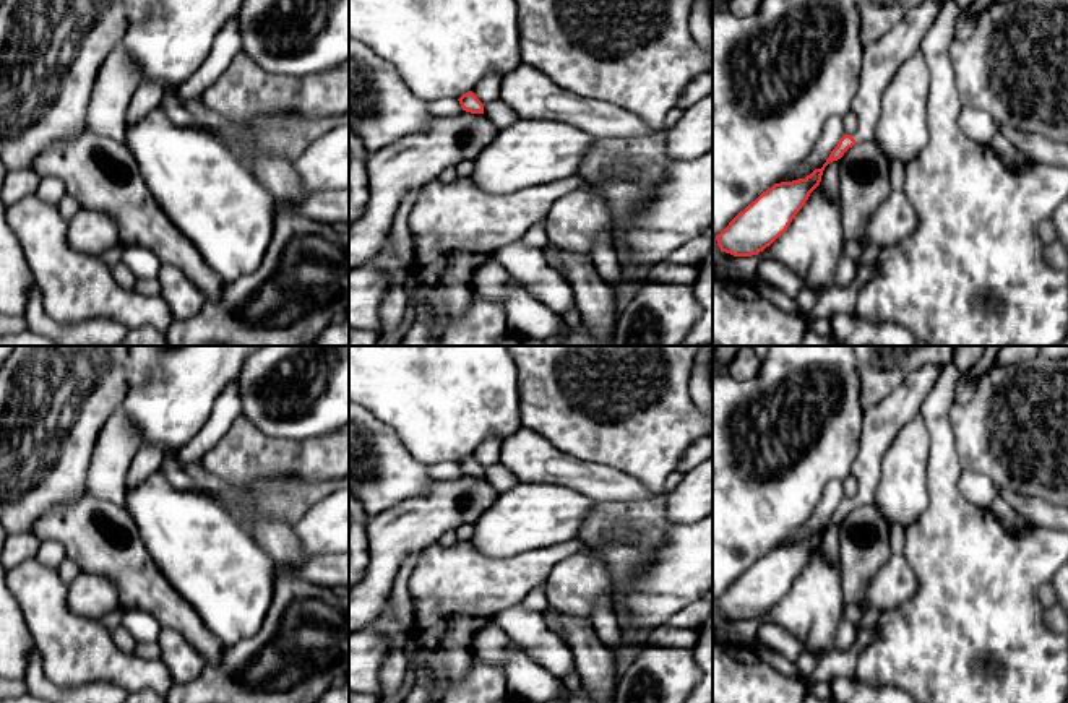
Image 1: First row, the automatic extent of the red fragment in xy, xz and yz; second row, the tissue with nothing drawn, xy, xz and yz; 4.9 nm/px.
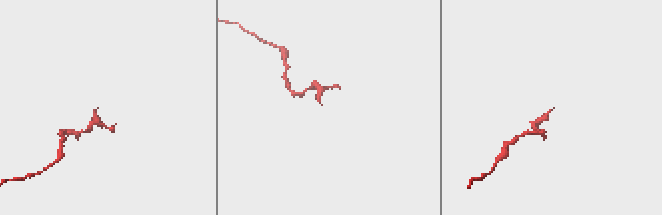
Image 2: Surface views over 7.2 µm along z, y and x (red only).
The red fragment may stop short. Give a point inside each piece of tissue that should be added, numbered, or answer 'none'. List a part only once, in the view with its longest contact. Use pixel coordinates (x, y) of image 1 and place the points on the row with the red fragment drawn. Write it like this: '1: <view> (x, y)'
1: yz (882, 59)

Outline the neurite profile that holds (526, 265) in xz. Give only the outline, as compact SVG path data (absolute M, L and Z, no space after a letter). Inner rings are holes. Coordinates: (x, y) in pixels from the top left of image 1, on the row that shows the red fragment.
M515 240L492 253L506 273L526 287L547 308L563 313L575 308L575 295L566 279L553 270L544 250L526 247Z

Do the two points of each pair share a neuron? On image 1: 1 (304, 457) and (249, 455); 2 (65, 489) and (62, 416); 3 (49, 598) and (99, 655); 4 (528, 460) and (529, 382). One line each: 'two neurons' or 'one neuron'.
1: one neuron
2: one neuron
3: one neuron
4: two neurons

